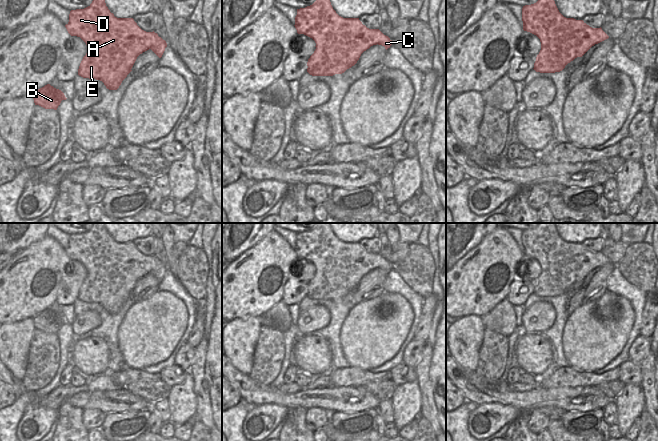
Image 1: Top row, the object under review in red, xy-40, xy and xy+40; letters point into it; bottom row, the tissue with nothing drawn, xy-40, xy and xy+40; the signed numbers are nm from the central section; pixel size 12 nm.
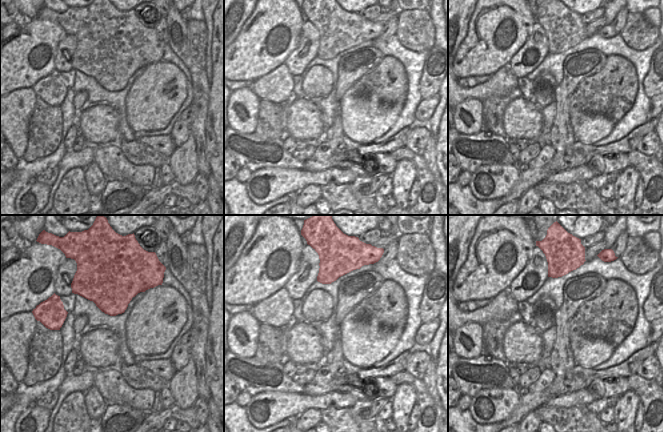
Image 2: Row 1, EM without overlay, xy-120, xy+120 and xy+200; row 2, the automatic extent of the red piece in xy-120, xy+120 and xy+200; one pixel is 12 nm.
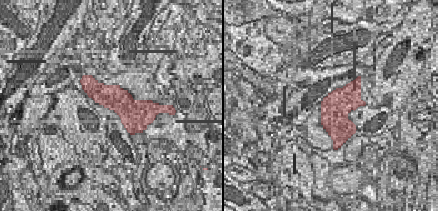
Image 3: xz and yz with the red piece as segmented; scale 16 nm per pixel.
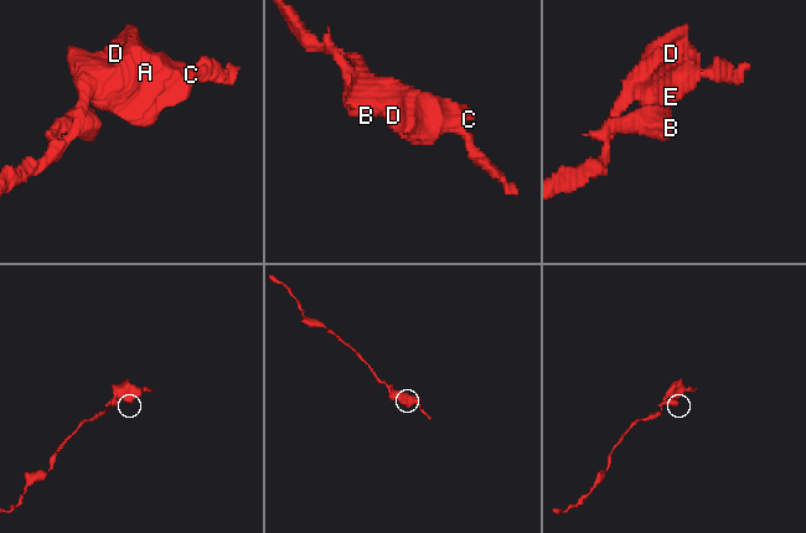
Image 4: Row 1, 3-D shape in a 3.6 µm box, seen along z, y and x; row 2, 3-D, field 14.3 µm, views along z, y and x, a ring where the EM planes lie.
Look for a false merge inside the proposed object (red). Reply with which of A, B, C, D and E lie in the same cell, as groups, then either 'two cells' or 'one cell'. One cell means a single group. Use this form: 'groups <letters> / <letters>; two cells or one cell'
groups A C D E / B; two cells

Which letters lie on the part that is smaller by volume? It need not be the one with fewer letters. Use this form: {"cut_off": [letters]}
{"cut_off": ["B"]}

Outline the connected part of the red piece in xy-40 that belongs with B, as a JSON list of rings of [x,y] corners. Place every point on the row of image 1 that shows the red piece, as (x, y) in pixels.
[[[47,84],[33,94],[33,99],[35,105],[39,105],[45,109],[57,110],[61,101],[67,98],[61,90]]]

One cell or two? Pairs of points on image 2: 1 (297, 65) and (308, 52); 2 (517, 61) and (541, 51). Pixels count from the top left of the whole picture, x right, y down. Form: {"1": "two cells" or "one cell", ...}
{"1": "one cell", "2": "one cell"}

